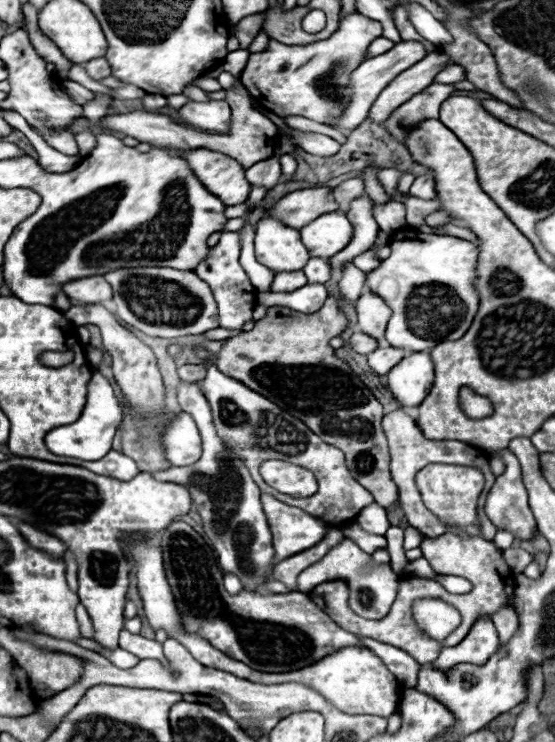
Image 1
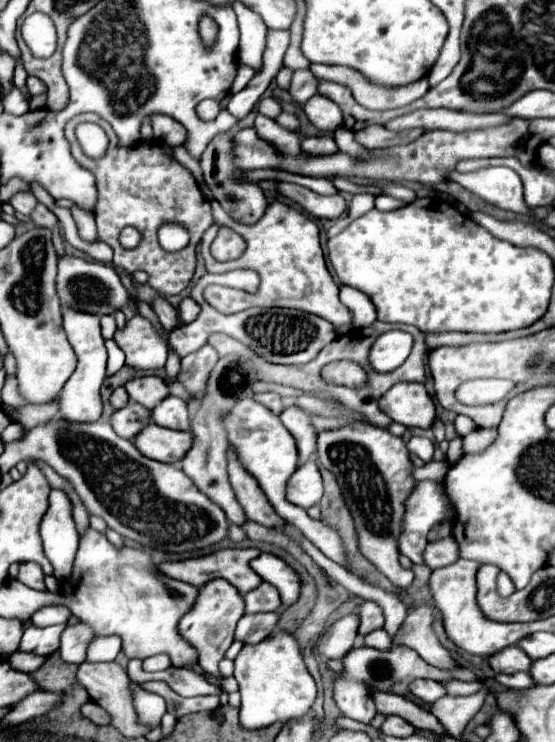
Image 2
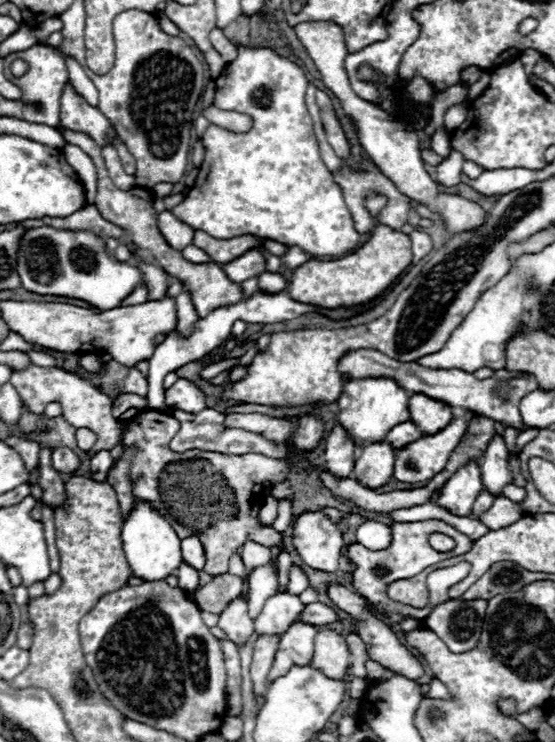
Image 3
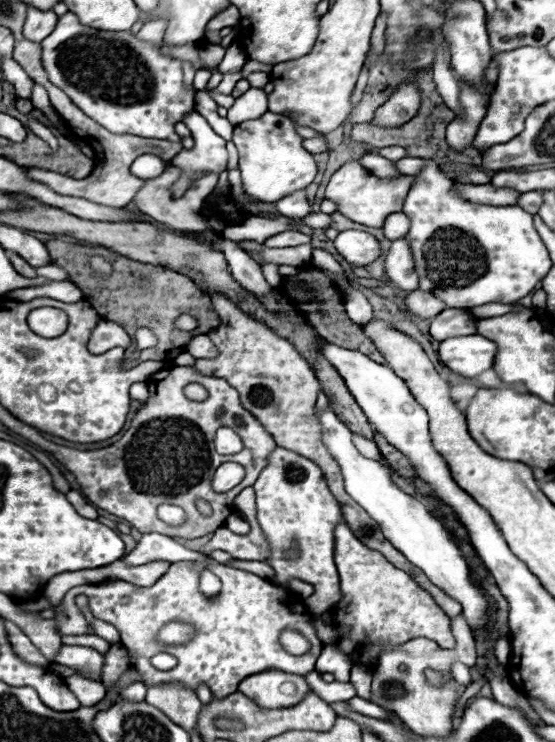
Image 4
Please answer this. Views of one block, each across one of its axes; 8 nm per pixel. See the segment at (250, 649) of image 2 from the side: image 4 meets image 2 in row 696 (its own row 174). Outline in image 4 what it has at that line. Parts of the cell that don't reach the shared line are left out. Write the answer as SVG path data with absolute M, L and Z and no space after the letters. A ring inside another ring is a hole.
M266 112L256 120L238 124L232 142L240 152L244 192L262 202L278 202L282 196L306 188L316 176L316 162L312 154L302 148L302 140L304 138L296 132L294 122L282 114Z

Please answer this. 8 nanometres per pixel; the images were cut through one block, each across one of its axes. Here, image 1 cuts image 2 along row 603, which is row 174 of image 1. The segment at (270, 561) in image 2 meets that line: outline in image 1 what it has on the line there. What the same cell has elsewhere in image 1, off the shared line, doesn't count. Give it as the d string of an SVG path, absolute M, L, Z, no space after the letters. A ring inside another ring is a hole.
M290 154L280 156L280 164L282 164L282 176L284 176L284 180L290 182L292 176L294 176L294 172L296 172L296 160L294 160L294 156L290 156Z

